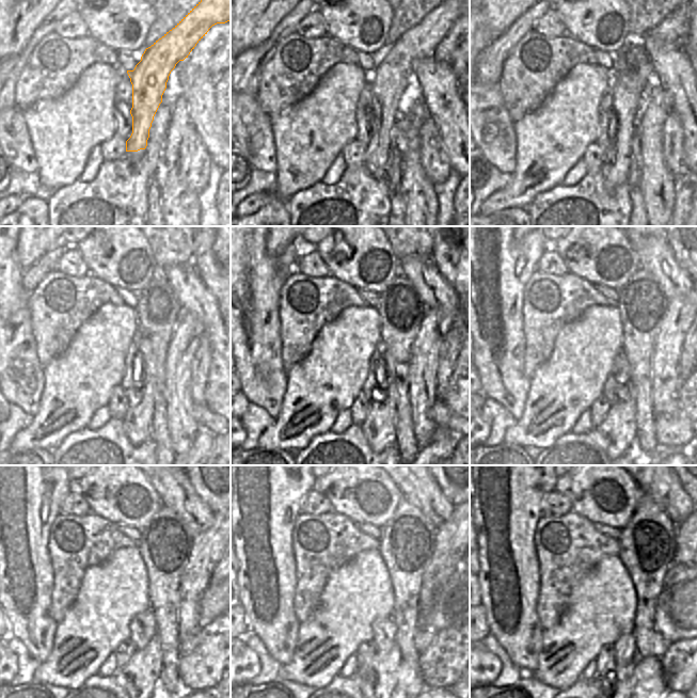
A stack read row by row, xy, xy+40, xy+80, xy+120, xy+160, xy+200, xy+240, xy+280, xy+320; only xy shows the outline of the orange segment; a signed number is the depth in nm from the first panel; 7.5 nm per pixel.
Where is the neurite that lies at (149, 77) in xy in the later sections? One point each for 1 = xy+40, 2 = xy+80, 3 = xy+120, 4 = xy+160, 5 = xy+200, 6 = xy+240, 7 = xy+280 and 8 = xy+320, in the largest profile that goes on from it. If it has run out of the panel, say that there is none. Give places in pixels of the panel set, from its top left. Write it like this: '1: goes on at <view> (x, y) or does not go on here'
1: goes on at xy+40 (387, 80)
2: goes on at xy+80 (627, 89)
3: goes on at xy+120 (138, 419)
4: goes on at xy+160 (379, 425)
5: goes on at xy+200 (618, 429)
6: goes on at xy+240 (139, 676)
7: goes on at xy+280 (380, 672)
8: goes on at xy+320 (619, 682)

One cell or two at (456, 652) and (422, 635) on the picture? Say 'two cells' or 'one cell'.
two cells

